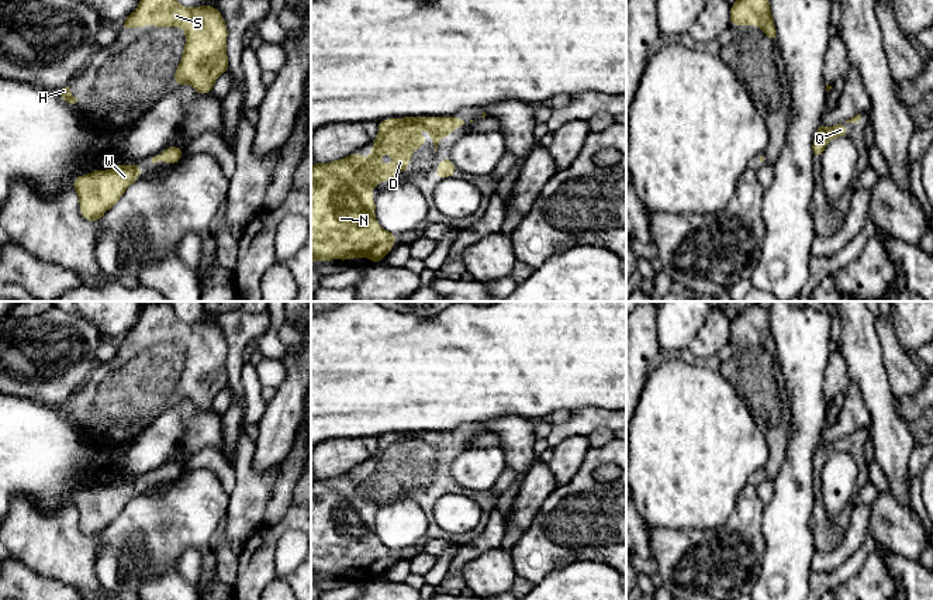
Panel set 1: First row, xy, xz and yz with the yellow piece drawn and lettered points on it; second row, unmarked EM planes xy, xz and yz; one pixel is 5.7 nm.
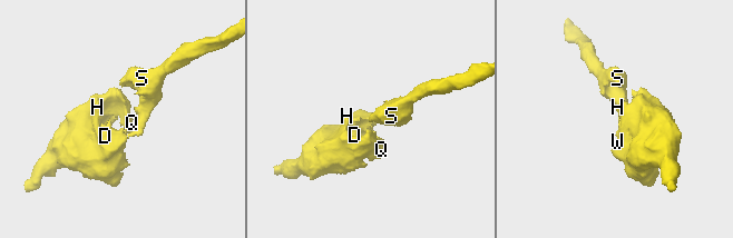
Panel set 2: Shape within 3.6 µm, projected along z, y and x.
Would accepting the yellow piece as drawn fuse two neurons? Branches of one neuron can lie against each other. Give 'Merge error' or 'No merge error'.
No merge error

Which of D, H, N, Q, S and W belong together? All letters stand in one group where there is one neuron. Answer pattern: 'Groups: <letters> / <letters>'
Groups: D H N Q S W

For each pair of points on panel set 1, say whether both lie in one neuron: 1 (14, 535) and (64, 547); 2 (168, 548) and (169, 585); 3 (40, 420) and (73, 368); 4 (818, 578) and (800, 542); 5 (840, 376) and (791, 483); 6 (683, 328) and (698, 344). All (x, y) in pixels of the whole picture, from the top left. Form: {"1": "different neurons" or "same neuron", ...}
{"1": "same neuron", "2": "different neurons", "3": "different neurons", "4": "different neurons", "5": "different neurons", "6": "different neurons"}

